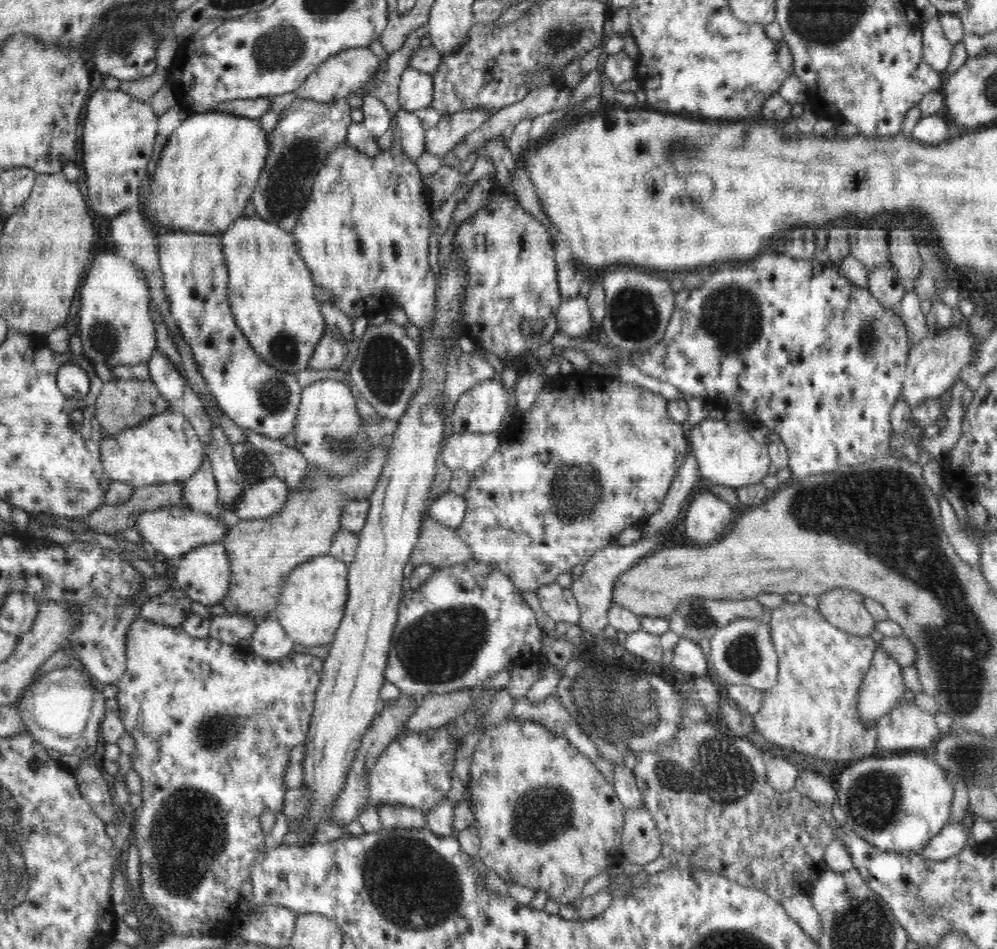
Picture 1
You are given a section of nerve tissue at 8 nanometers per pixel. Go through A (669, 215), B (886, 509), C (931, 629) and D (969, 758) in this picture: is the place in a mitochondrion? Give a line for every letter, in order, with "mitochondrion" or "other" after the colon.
A: other
B: mitochondrion
C: mitochondrion
D: mitochondrion

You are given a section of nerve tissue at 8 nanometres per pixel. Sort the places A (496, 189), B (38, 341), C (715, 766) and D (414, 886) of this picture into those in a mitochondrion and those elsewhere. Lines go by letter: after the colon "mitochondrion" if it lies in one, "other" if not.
A: other
B: other
C: mitochondrion
D: mitochondrion

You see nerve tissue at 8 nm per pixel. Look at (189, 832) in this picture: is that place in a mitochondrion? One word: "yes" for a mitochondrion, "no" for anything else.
yes

